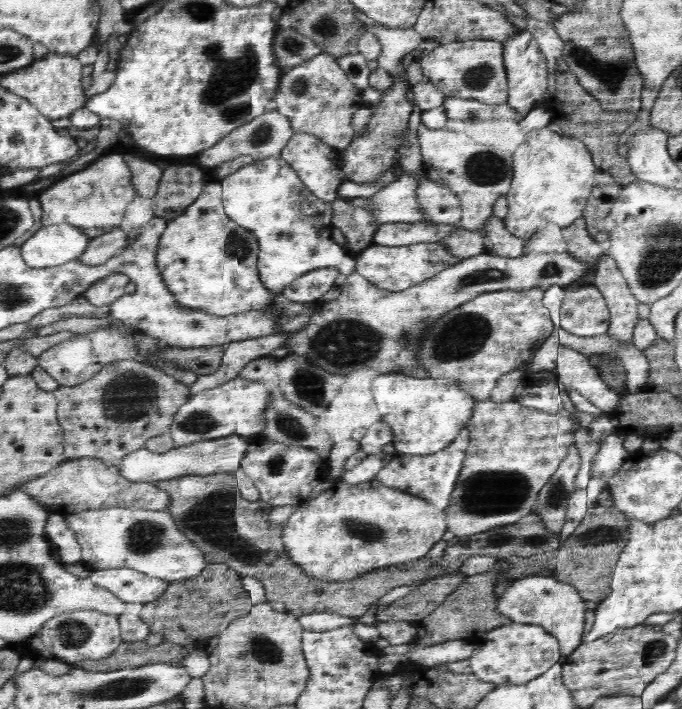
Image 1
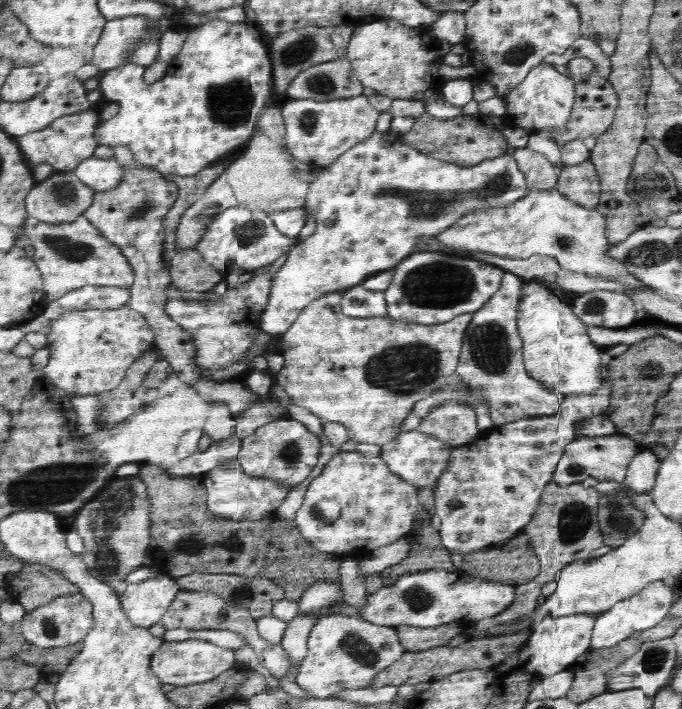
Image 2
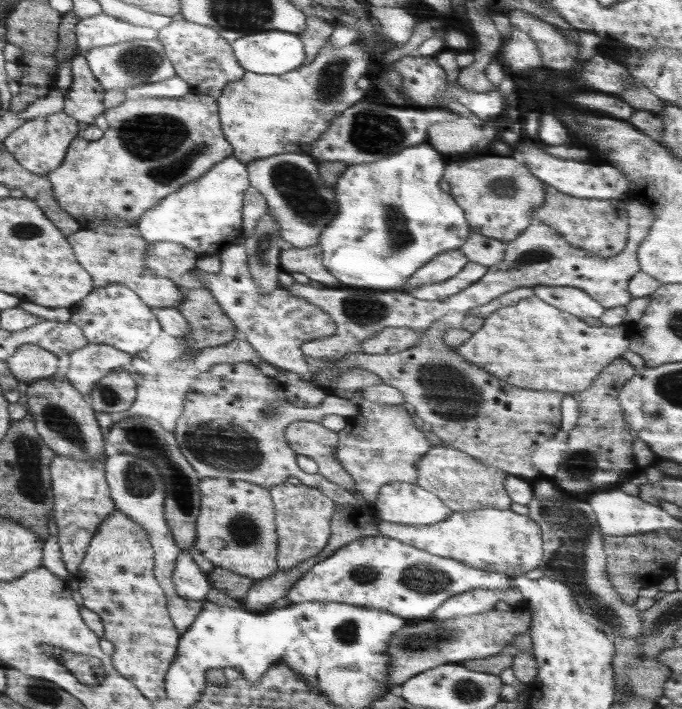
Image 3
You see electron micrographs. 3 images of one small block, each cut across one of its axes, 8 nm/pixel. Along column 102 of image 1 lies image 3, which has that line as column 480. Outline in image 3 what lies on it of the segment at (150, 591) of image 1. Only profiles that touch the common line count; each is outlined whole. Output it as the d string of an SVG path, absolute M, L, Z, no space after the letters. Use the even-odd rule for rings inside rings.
M382 535L362 537L361 539L352 541L350 544L339 548L336 552L332 553L328 558L322 560L322 562L316 563L312 568L309 568L296 582L295 585L287 590L285 594L286 598L291 603L298 604L304 602L340 602L344 604L352 604L359 607L366 608L376 608L380 610L385 610L401 616L401 618L422 618L426 620L428 618L434 617L435 610L451 596L456 596L462 592L468 592L474 589L488 589L494 591L508 591L516 590L516 587L510 582L511 578L508 575L499 573L499 572L486 572L484 569L480 570L479 568L474 568L458 562L457 560L445 559L441 556L436 556L435 554L430 554L429 552L420 550L410 546L408 543L400 542L400 540L389 539L388 537Z

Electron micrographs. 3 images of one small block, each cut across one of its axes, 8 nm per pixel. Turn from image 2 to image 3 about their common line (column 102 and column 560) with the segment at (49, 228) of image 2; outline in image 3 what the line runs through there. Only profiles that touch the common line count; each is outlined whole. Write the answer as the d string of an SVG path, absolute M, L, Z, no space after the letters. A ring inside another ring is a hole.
M628 199L627 213L628 240L624 250L616 256L592 256L587 250L564 240L555 228L542 224L539 220L533 220L521 235L506 243L502 260L487 267L486 274L480 280L458 294L443 299L418 300L410 293L404 294L402 290L368 292L369 289L366 287L314 288L310 284L295 282L287 288L290 294L324 309L335 320L337 326L332 336L306 342L300 350L305 356L332 362L344 355L360 353L360 345L385 328L404 327L421 332L436 318L446 316L450 310L469 312L470 309L488 304L491 300L520 287L574 287L587 292L605 309L627 305L631 300L631 294L628 292L629 280L641 271L637 250L655 219L652 209L633 199Z

